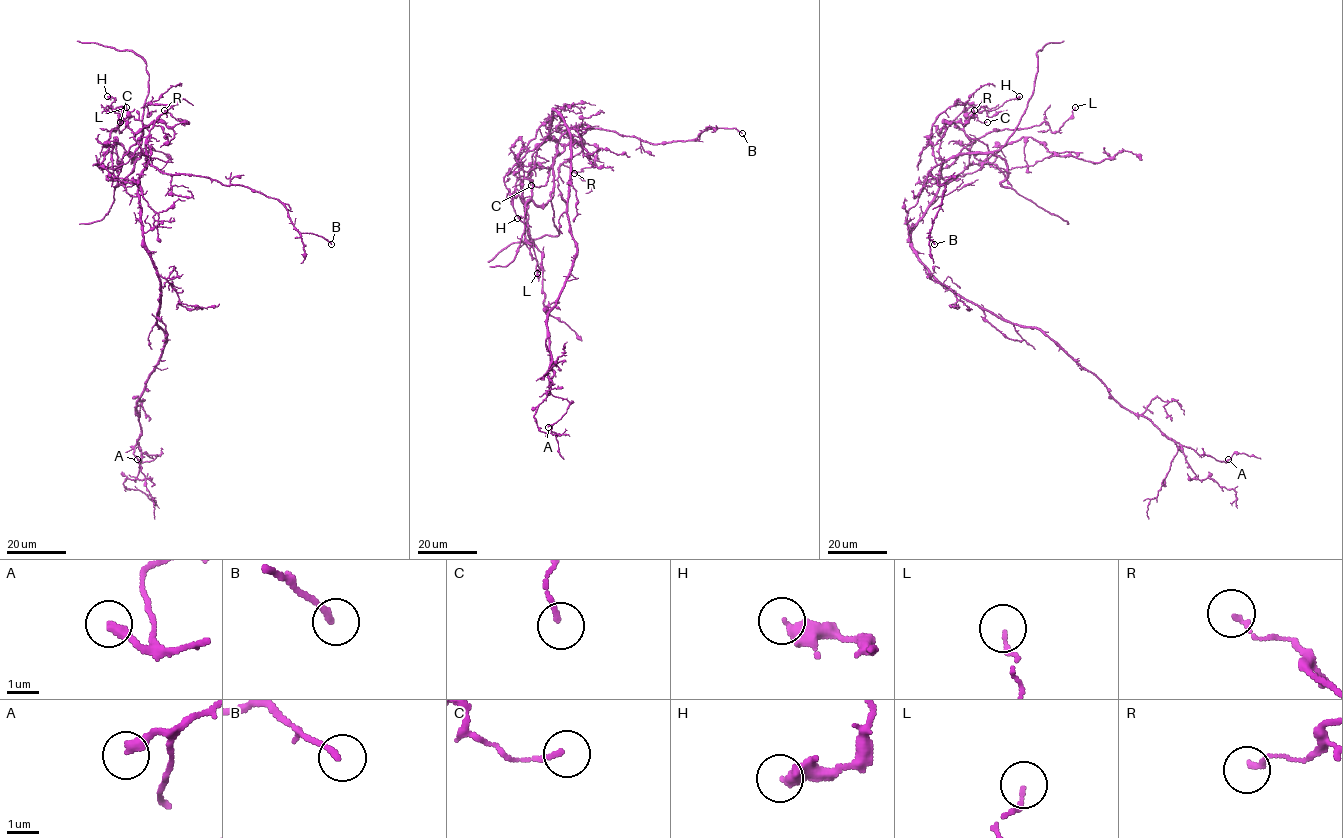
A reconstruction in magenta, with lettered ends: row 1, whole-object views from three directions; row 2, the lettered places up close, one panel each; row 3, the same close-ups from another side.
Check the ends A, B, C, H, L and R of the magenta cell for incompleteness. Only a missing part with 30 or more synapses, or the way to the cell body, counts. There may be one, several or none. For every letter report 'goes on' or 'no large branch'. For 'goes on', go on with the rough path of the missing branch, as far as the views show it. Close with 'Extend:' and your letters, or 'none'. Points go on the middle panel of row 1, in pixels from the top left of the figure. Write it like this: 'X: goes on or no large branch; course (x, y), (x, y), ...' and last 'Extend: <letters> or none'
A: no large branch
B: no large branch
C: no large branch
H: no large branch
L: no large branch
R: no large branch
Extend: none

